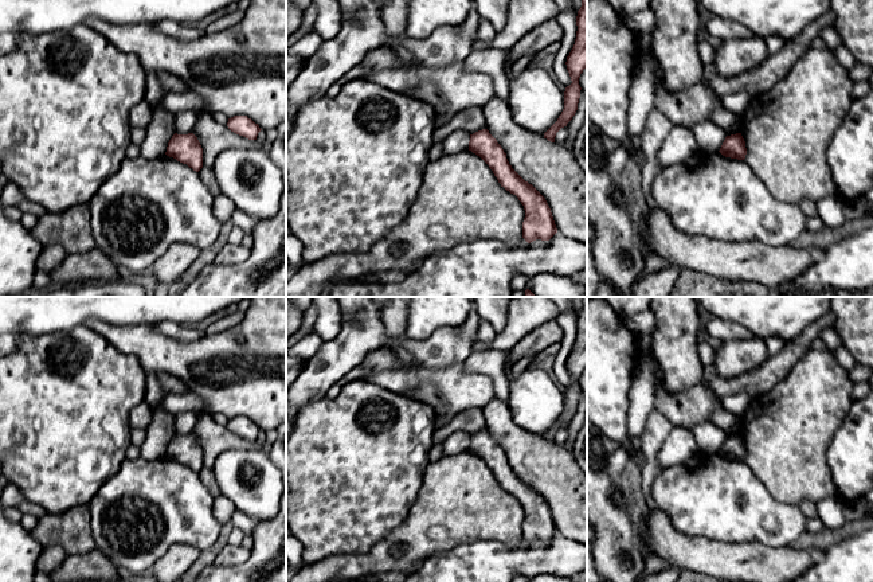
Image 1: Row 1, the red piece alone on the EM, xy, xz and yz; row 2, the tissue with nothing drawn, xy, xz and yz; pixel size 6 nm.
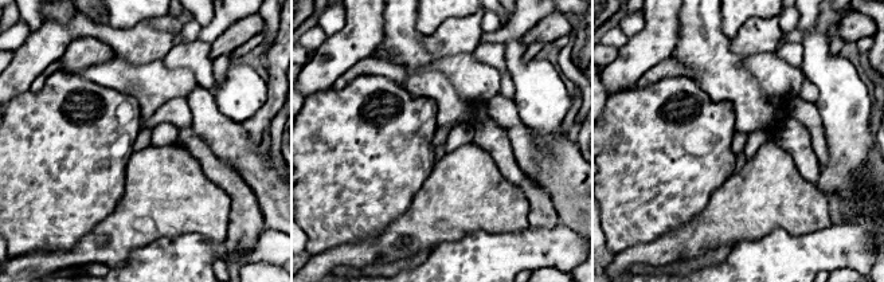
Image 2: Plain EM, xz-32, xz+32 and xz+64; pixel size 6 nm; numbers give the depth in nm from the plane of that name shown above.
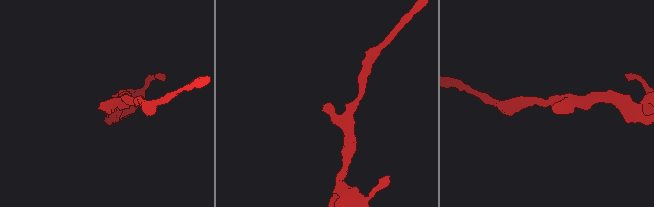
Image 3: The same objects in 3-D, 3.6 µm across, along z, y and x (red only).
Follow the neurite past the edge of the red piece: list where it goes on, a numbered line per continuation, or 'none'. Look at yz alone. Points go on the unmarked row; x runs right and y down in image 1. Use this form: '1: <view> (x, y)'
none

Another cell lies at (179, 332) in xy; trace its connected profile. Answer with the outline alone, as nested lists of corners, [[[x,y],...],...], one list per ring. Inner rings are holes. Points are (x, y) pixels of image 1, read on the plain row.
[[[163,321],[153,325],[160,333],[177,341],[195,341],[207,335],[193,325],[183,325],[172,321]]]

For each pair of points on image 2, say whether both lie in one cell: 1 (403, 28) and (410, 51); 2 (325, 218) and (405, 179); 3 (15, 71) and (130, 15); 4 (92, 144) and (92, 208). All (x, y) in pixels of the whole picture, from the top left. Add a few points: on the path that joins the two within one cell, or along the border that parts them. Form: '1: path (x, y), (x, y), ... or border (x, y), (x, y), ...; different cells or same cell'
1: path (403, 34), (406, 46); same cell
2: path (345, 198), (359, 184), (374, 184), (384, 180); same cell
3: border (141, 24), (125, 30), (114, 30), (109, 26); different cells
4: path (92, 160), (92, 192); same cell

